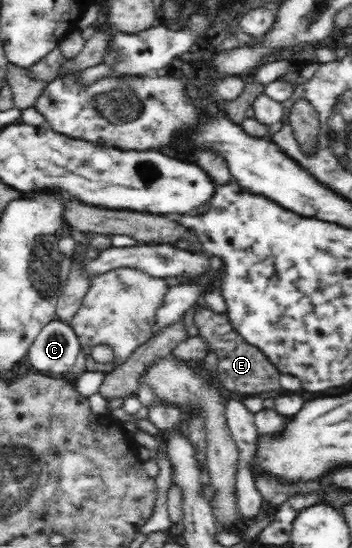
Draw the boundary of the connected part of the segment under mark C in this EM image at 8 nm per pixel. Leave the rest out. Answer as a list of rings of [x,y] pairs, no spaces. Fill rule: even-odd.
[[[61,320],[52,321],[40,331],[40,334],[36,337],[34,343],[32,343],[27,354],[33,371],[47,375],[60,373],[67,377],[70,369],[75,364],[76,357],[80,355],[80,340],[70,323],[66,324]]]

